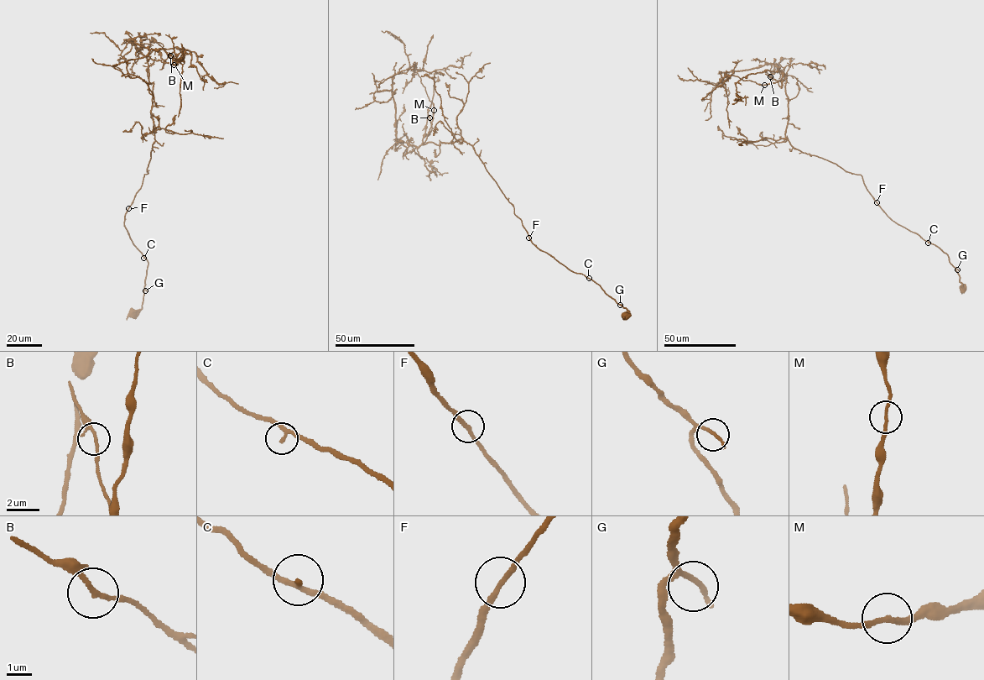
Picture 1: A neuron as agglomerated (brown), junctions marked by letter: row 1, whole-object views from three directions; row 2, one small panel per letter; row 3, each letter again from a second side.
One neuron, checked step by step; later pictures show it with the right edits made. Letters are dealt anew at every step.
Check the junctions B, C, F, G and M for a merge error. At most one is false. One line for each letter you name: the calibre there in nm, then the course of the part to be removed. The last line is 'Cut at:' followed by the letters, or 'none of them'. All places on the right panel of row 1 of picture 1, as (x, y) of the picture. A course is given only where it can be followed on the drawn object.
Cut at: none of them

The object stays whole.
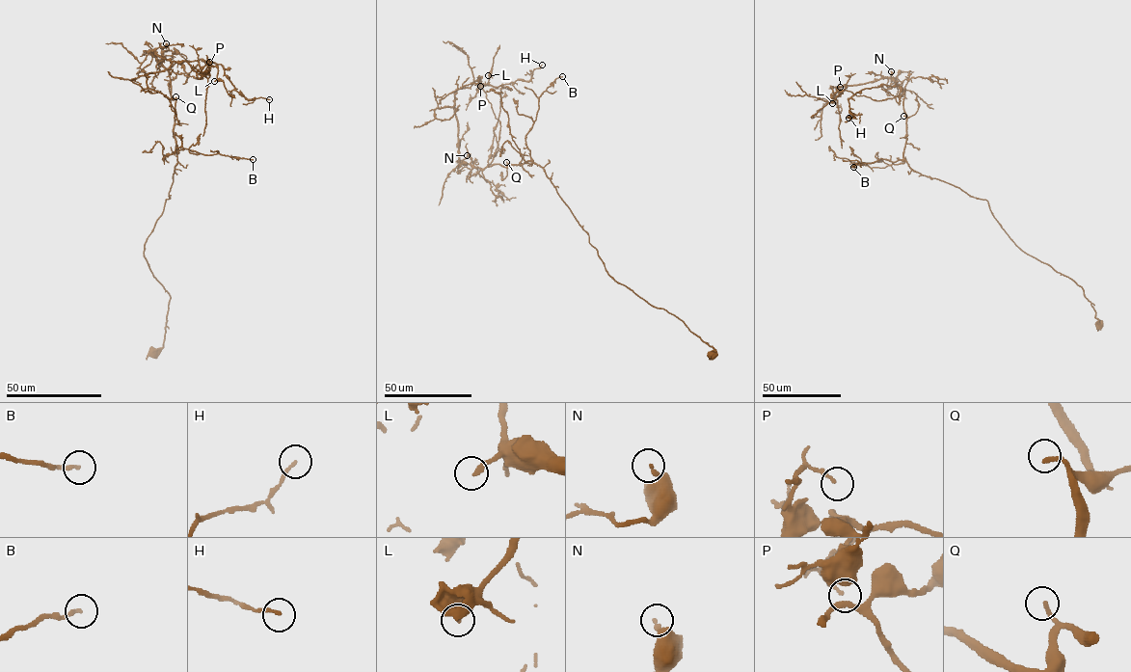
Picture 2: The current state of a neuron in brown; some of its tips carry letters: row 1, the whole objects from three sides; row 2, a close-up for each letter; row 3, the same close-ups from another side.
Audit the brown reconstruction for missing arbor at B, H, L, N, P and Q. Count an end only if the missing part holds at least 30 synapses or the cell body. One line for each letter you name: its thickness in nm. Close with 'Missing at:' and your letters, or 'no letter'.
Missing at: no letter

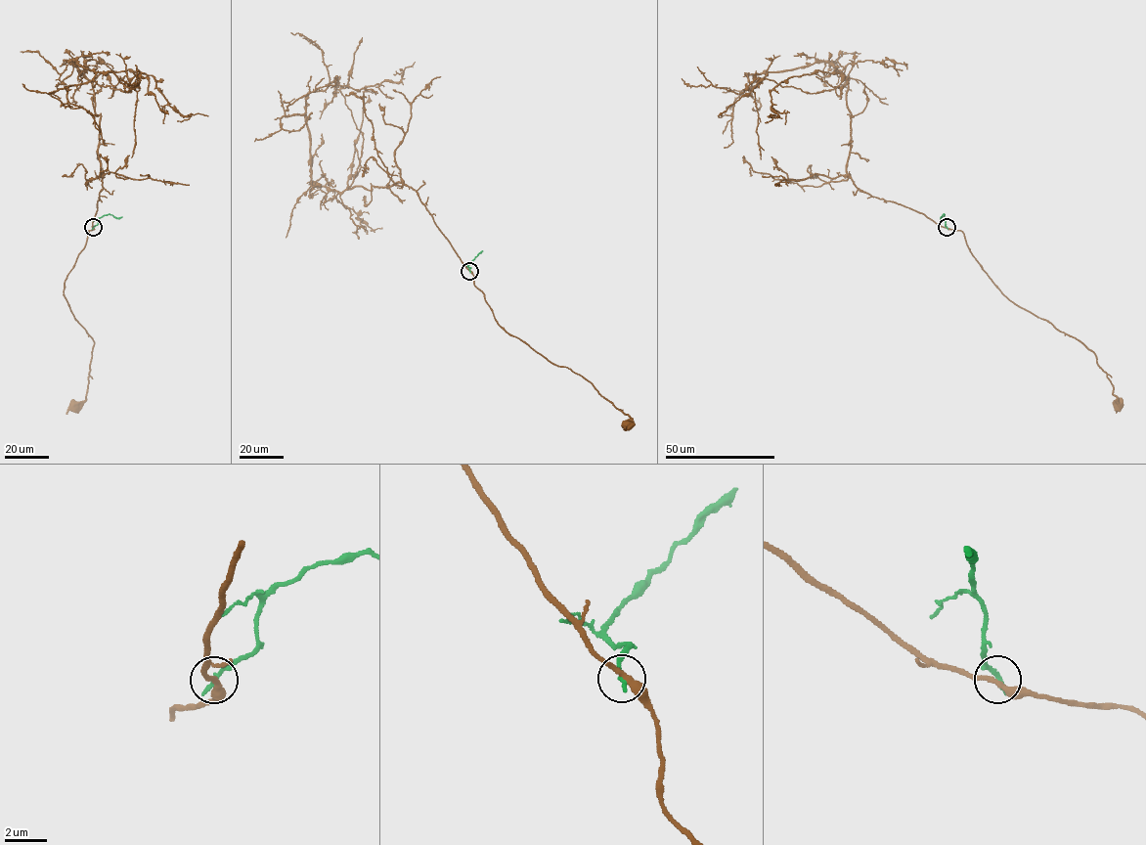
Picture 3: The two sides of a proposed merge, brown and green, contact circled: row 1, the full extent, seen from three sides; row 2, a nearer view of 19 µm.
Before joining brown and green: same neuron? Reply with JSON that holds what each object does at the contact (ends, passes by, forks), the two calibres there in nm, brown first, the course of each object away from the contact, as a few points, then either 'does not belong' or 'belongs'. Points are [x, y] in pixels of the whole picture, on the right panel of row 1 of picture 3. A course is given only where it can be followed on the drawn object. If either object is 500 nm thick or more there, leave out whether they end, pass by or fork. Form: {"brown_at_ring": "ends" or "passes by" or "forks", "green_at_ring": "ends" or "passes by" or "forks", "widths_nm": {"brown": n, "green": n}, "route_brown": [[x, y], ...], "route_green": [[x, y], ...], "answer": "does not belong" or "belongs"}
{"brown_at_ring": "passes by", "green_at_ring": "ends", "widths_nm": {"brown": 280, "green": 280}, "route_brown": [[947, 228], [962, 232], [971, 253], [1001, 292], [1081, 342], [1095, 355], [1120, 406]], "route_green": [[947, 227], [944, 214], [941, 216]], "answer": "does not belong"}

